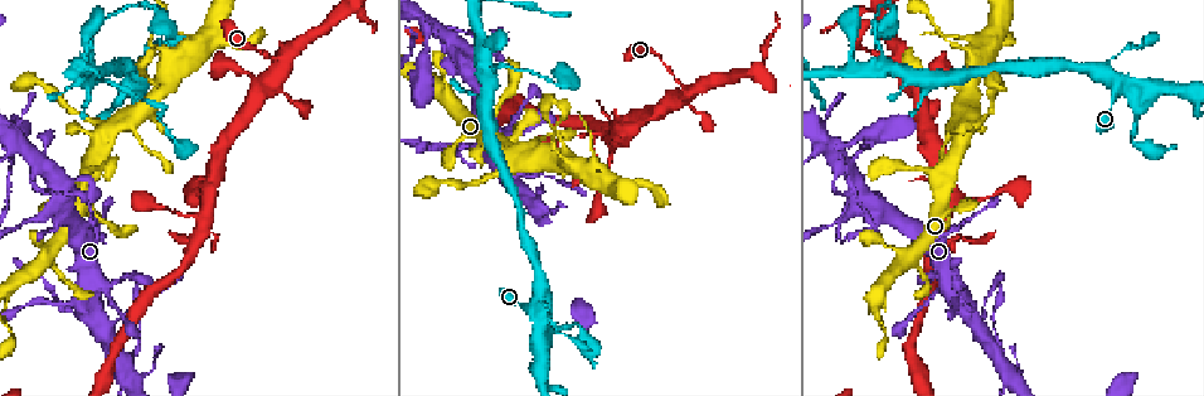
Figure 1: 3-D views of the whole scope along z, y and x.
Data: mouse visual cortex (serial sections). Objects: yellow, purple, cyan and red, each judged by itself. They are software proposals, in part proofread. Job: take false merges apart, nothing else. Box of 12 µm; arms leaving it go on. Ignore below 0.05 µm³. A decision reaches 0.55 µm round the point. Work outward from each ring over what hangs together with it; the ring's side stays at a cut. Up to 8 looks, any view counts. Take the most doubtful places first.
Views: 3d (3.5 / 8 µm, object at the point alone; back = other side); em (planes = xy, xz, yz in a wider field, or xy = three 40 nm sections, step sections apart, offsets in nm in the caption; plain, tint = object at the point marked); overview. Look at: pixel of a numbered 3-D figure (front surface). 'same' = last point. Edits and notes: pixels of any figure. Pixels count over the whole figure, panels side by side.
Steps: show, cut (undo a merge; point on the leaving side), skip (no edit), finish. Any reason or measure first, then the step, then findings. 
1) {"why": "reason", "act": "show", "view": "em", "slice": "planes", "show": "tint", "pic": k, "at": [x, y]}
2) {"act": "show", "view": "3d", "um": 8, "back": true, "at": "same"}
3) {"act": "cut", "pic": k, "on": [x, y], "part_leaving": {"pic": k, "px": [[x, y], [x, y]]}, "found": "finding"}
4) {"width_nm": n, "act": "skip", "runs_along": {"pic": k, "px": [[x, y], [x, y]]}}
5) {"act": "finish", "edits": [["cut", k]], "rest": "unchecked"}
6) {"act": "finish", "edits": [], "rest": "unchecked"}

{"why": "sharp bend", "act": "show", "view": "3d", "um": 3.5, "pic": 1, "at": [82, 302]}

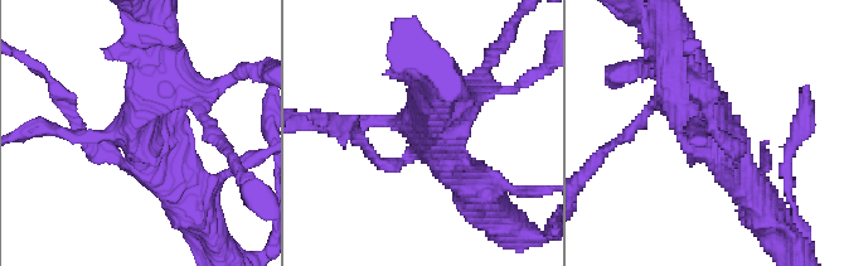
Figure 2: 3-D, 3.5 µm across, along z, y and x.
{"act": "show", "view": "em", "slice": "xy", "step": 1, "show": "tint", "pic": 2, "at": [142, 119]}

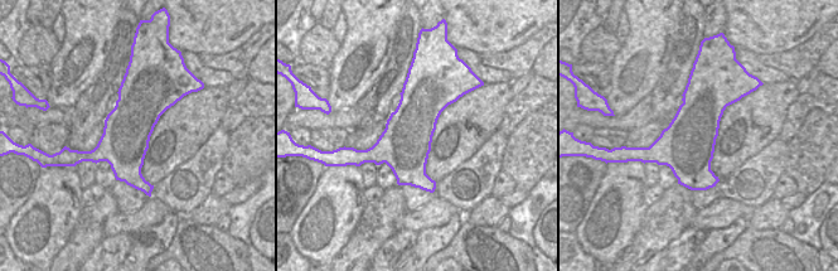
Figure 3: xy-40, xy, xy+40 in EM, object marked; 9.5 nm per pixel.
{"act": "show", "view": "em", "slice": "xy", "step": 3, "show": "tint", "at": "same"}

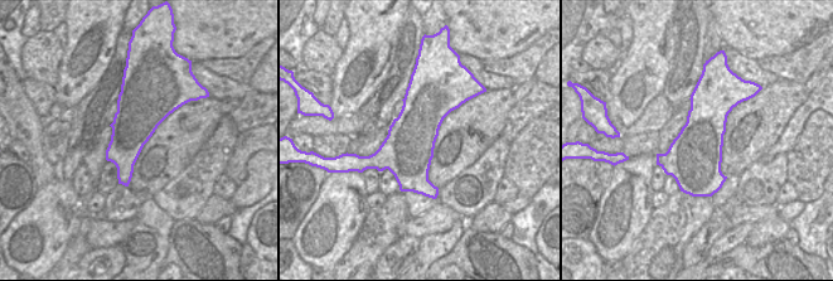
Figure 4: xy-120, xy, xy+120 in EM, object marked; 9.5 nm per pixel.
{"act": "skip", "found": "all the same cell"}

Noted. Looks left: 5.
{"why": "three-way junction", "act": "show", "view": "3d", "um": 3.5, "pic": 1, "at": [542, 299]}

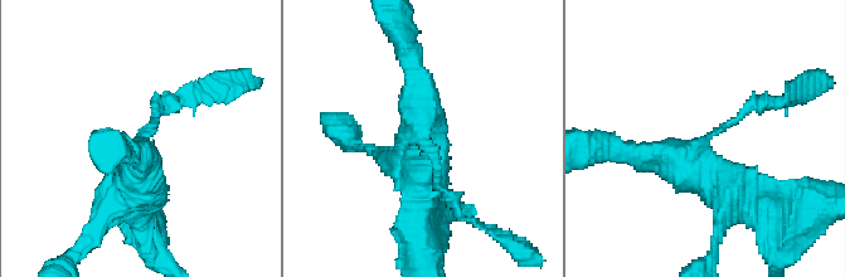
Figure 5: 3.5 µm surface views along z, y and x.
{"arms": 3, "arm_widths_nm": [150, 350, 400], "act": "show", "view": "em", "slice": "planes", "show": "tint", "pic": 5, "at": [704, 138]}

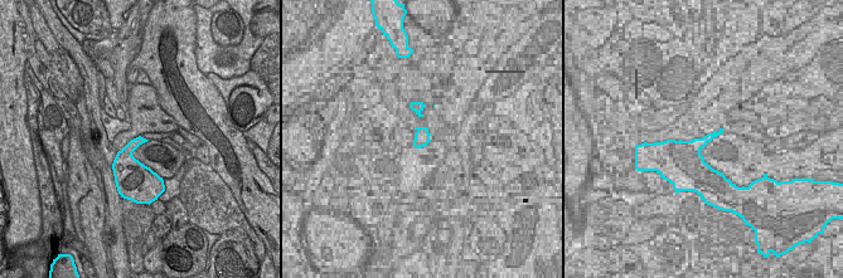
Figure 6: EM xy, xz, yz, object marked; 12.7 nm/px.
{"act": "skip", "found": "one cell here"}

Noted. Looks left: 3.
{"why": "four arms meet", "act": "show", "view": "3d", "um": 8, "pic": 1, "at": [865, 194]}

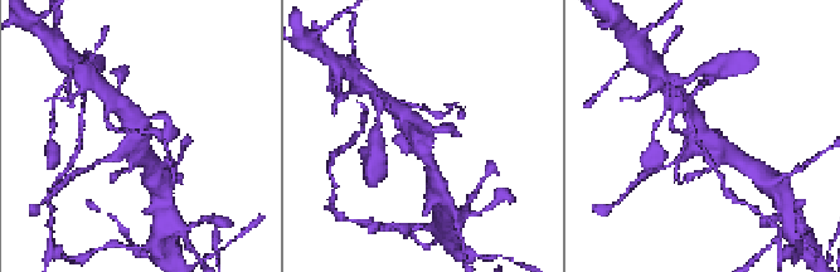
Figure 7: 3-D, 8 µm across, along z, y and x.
{"why": "closer look", "act": "show", "view": "3d", "um": 3.5, "pic": 7, "at": [702, 134]}

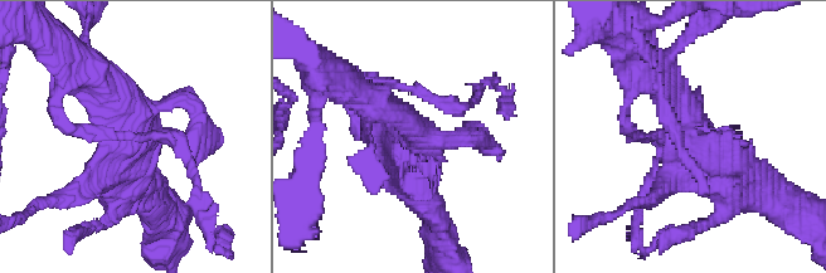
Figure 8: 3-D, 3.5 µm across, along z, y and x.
{"act": "show", "view": "em", "slice": "xy", "step": 5, "show": "tint", "pic": 8, "at": [700, 143]}

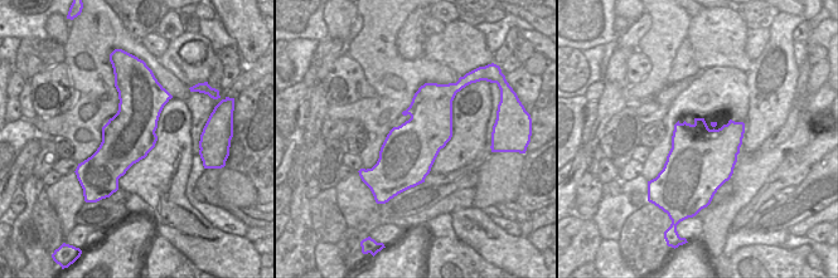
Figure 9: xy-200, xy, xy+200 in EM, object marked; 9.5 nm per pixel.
{"act": "skip", "found": "continuous, no second cell"}

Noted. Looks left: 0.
{"act": "finish", "edits": [], "rest": "unchecked"}

